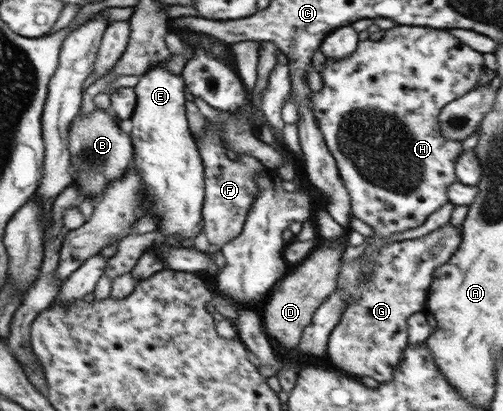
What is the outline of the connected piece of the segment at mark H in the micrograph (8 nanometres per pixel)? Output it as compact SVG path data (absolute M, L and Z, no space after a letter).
M395 26L395 28L391 28L391 30L386 30L385 35L377 41L372 41L371 39L359 41L355 52L347 58L341 58L339 60L336 58L327 58L323 72L320 73L324 85L321 91L312 91L310 94L310 105L316 118L317 128L319 128L319 132L322 133L330 153L334 156L341 180L348 190L352 216L363 220L363 222L369 224L375 231L373 235L367 237L371 239L371 244L362 254L364 256L364 279L368 279L372 275L372 270L374 269L372 266L374 265L376 252L381 247L386 247L389 243L393 243L387 239L391 234L405 232L405 230L411 230L411 228L421 226L430 214L439 210L446 202L450 202L447 187L451 183L458 181L454 164L462 153L462 141L449 141L444 136L441 136L438 116L442 112L442 108L447 106L447 103L465 96L477 87L478 80L484 70L484 54L482 52L473 50L468 44L465 44L445 29L420 26Z

